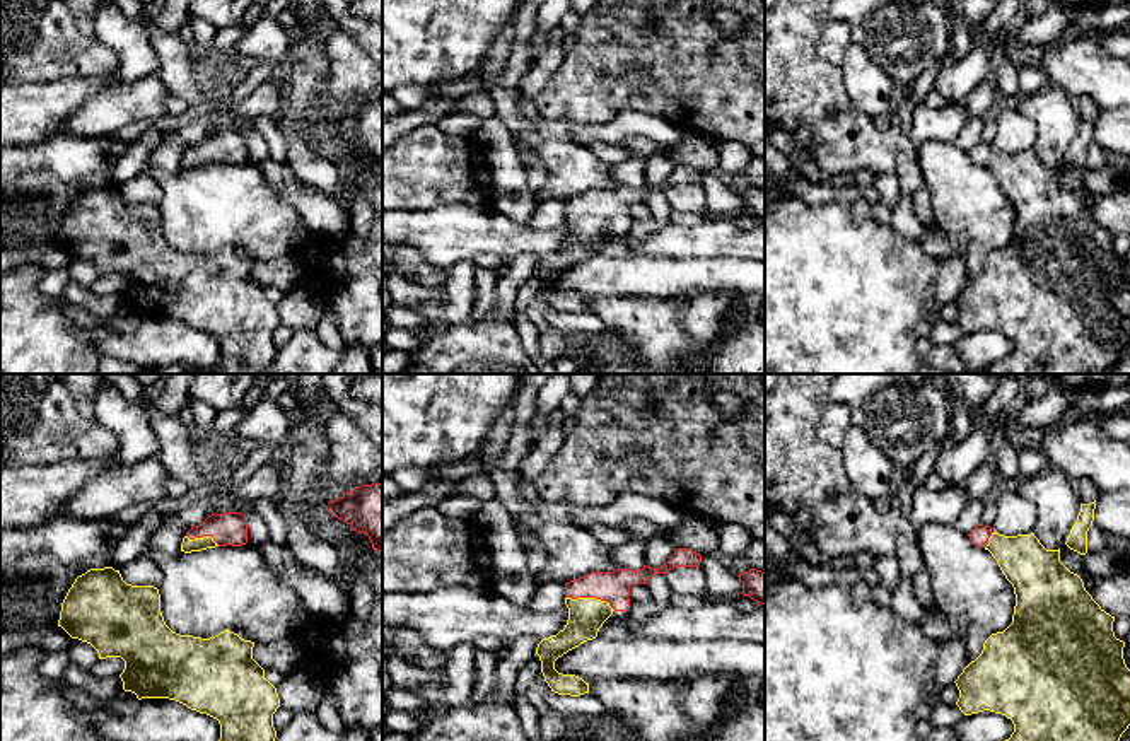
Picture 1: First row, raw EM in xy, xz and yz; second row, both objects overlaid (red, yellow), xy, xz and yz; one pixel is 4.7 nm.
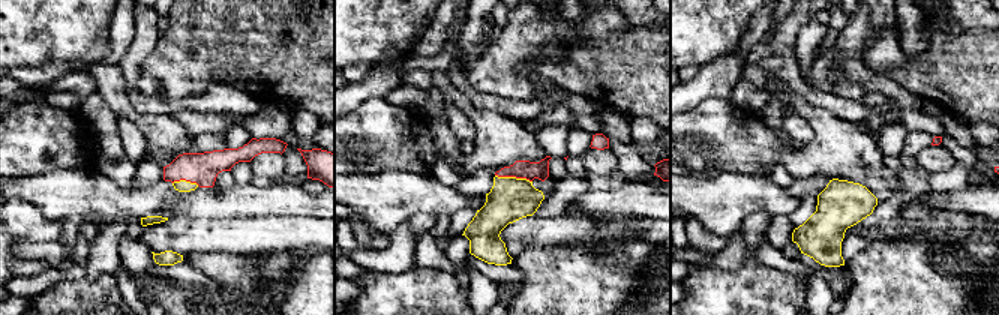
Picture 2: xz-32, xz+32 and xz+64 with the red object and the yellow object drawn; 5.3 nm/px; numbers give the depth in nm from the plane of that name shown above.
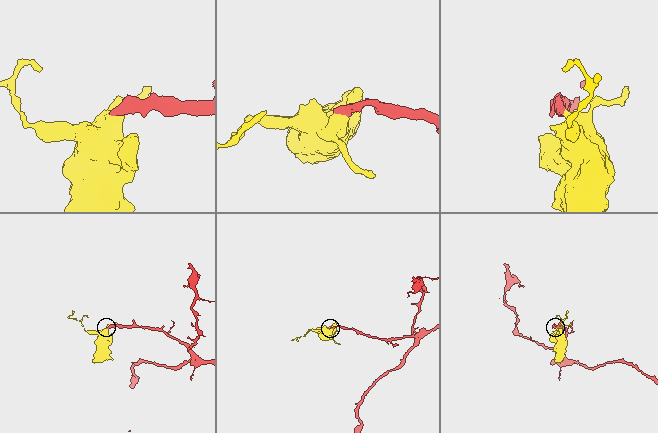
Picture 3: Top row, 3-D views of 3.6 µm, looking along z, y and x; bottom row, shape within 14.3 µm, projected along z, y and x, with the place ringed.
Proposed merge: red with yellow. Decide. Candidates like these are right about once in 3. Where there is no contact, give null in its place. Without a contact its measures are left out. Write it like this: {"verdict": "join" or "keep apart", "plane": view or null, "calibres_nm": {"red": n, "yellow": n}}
{"verdict": "join", "plane": "xz", "calibres_nm": {"red": 150, "yellow": 180}}

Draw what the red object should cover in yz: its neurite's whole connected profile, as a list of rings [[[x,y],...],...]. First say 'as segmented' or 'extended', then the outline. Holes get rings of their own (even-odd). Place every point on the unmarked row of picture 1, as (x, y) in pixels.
extended; [[[978,142],[968,154],[997,178],[1014,205],[1016,224],[1012,241],[1004,249],[992,251],[981,271],[954,299],[959,307],[956,323],[964,333],[990,328],[1012,338],[1014,350],[993,364],[988,374],[1106,374],[1130,343],[1130,287],[1123,277],[1125,260],[1113,249],[1115,234],[1060,179],[1060,166],[1046,167],[1034,150],[1004,154]]]

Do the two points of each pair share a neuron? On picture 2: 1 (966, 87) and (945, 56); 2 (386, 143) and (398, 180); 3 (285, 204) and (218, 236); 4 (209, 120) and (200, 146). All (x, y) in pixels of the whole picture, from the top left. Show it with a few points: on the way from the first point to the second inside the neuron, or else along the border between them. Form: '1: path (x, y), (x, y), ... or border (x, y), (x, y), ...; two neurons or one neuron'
1: path (966, 80), (953, 63); one neuron
2: border (429, 173), (381, 170), (374, 174), (360, 176); two neurons
3: border (294, 216), (230, 216), (224, 219); two neurons
4: border (224, 132), (197, 134), (194, 137); two neurons

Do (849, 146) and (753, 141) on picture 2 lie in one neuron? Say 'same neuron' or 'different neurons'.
same neuron

